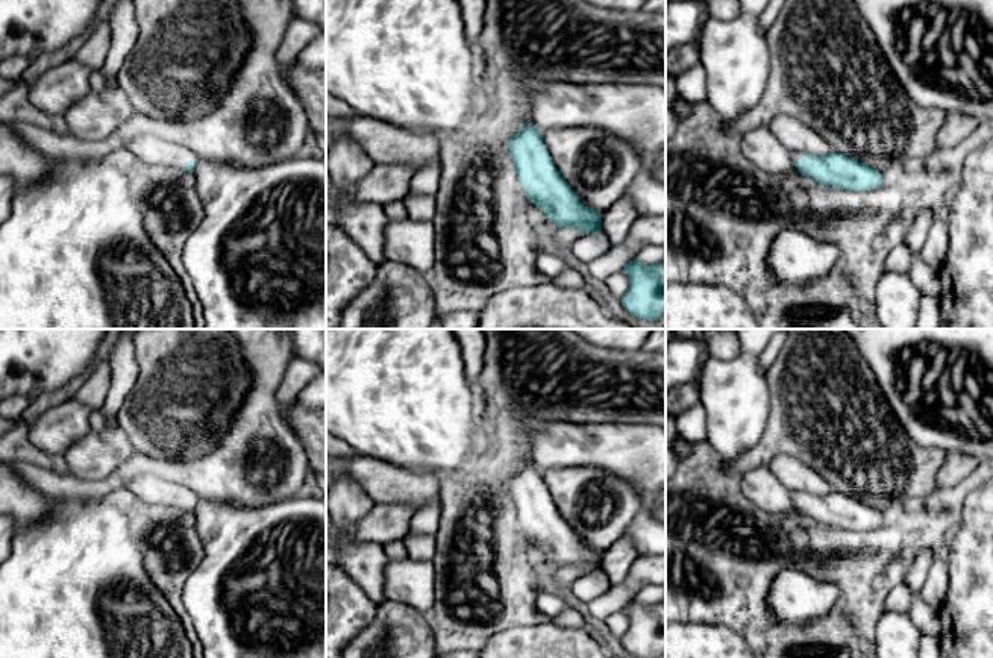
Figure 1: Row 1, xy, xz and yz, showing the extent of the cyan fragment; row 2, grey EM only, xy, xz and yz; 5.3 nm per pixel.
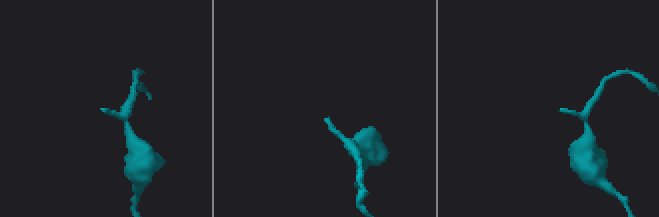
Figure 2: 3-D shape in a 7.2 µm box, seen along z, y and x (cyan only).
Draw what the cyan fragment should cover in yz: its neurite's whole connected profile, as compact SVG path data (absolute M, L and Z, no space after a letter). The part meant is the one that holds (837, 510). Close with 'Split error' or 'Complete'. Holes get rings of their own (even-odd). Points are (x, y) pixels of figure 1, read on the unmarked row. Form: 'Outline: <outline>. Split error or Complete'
Outline: M831 490L826 496L790 491L797 509L813 520L847 531L870 531L884 523L882 514L852 496Z. Split error

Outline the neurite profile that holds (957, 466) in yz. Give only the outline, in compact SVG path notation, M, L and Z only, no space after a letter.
M946 452L946 459L937 473L937 487L951 488L963 482L979 464L979 459L963 452Z

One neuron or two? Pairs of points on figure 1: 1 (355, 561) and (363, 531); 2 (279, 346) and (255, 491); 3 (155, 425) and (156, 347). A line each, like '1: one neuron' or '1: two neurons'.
1: two neurons
2: one neuron
3: one neuron

